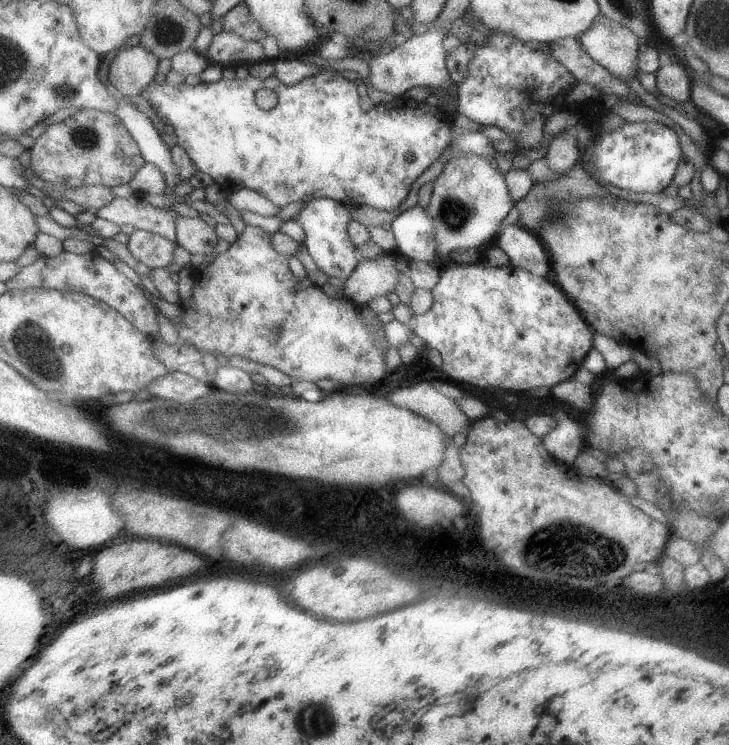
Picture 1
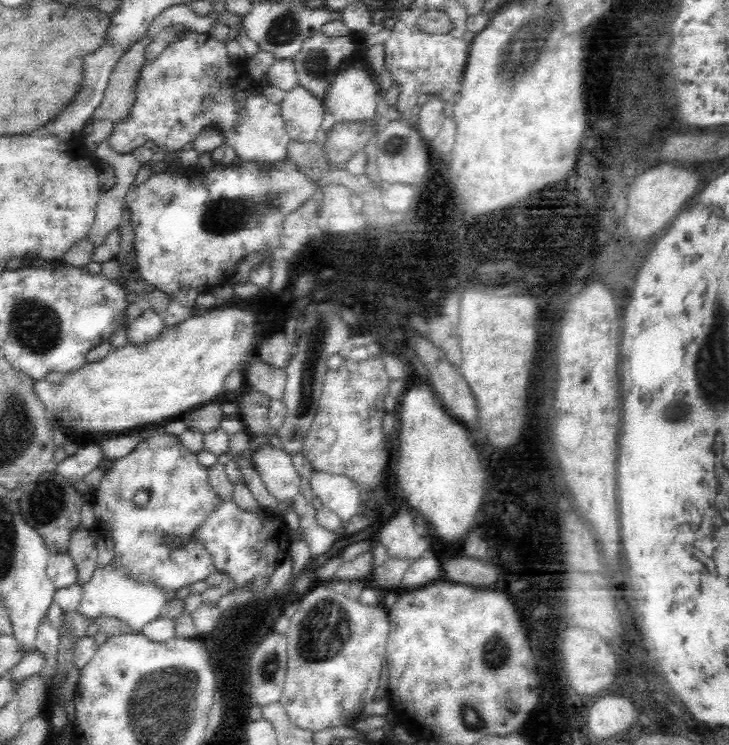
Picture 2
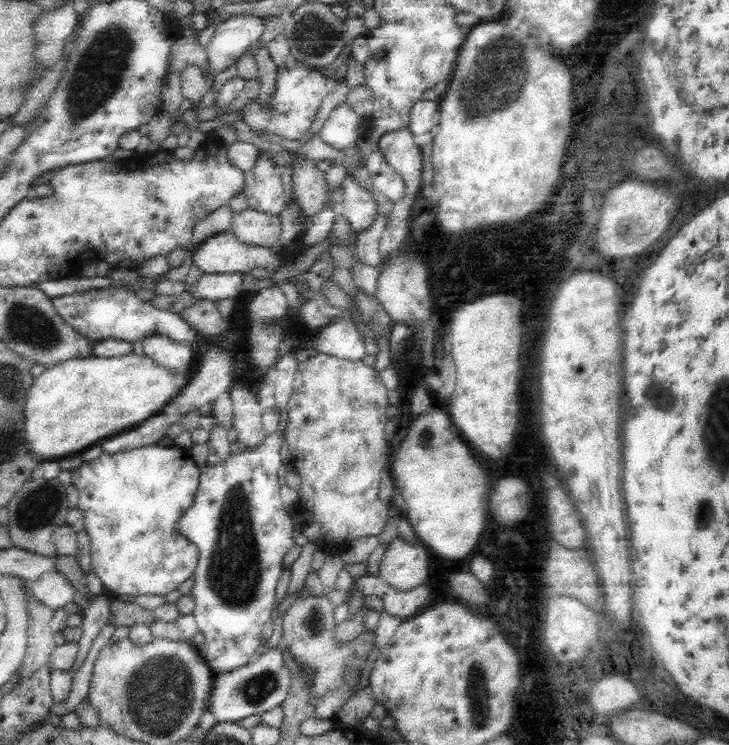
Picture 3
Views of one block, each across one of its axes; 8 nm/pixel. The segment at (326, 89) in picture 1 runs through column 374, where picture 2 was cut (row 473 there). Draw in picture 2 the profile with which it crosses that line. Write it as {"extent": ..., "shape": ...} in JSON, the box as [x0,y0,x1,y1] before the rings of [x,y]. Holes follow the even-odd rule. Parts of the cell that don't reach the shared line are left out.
{"extent":[89,432,220,592],"shape":[[[162,432],[143,438],[130,454],[114,461],[114,465],[105,472],[99,488],[91,490],[89,494],[96,531],[111,531],[113,536],[113,566],[129,580],[154,584],[156,588],[164,589],[164,592],[184,588],[192,582],[204,581],[216,572],[208,550],[200,544],[195,544],[193,540],[189,542],[191,532],[211,513],[220,500],[208,481],[208,468],[197,461],[197,453],[186,449],[179,437]],[[138,490],[146,490],[149,493],[149,503],[145,507],[138,507],[133,501],[133,496]],[[166,534],[180,535],[185,546],[182,549],[169,549],[161,540]]]}

